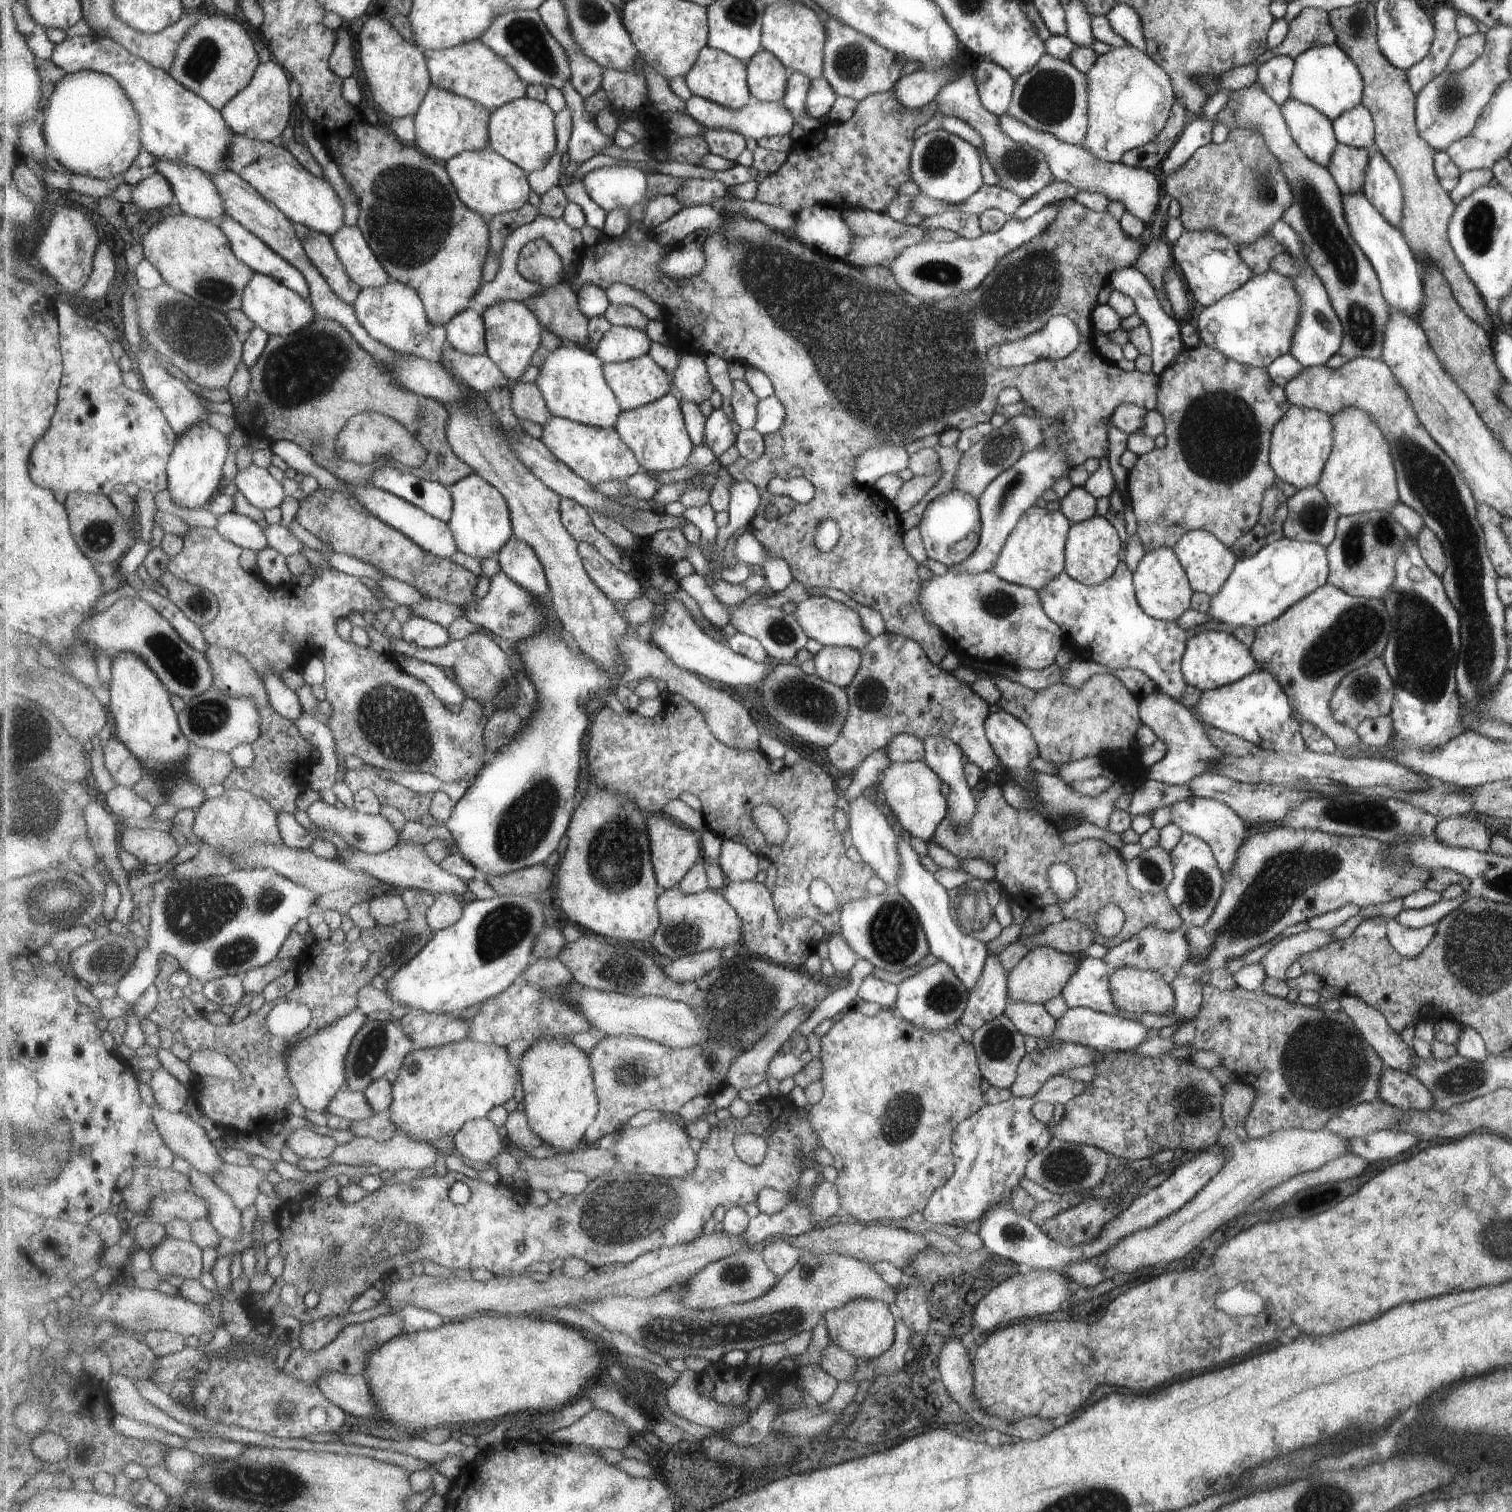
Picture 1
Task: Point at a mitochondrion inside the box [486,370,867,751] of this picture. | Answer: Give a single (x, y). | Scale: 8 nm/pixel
(802, 697)

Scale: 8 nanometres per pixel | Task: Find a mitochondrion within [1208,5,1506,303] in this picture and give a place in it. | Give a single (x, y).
(1316, 217)

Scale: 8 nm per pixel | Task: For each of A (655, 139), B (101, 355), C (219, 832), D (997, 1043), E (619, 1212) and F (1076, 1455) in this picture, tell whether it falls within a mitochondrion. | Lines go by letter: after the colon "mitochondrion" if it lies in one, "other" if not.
A: other
B: other
C: other
D: mitochondrion
E: mitochondrion
F: other

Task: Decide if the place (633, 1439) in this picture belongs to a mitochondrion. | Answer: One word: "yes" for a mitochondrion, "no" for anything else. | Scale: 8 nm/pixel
no

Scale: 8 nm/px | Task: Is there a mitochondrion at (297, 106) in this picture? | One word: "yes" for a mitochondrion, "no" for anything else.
no

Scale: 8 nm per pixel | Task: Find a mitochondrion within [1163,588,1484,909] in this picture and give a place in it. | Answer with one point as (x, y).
(1352, 635)

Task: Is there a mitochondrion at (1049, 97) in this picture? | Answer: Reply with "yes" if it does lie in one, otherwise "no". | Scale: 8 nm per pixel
yes

